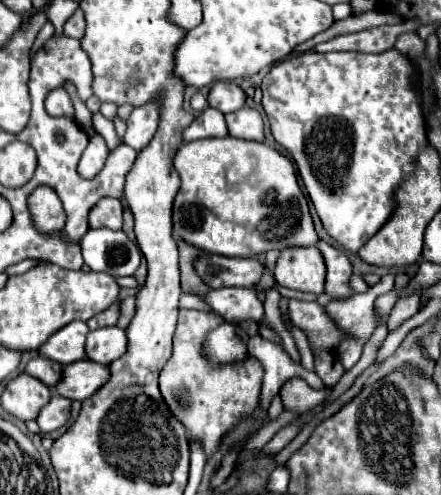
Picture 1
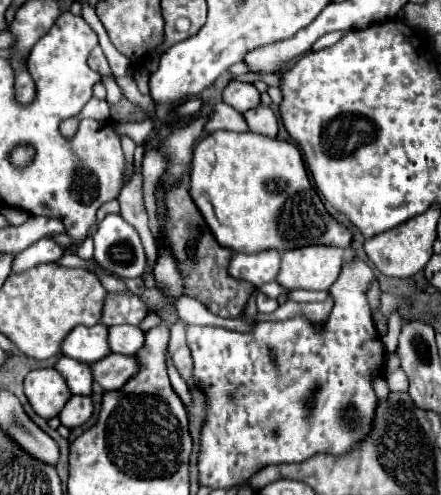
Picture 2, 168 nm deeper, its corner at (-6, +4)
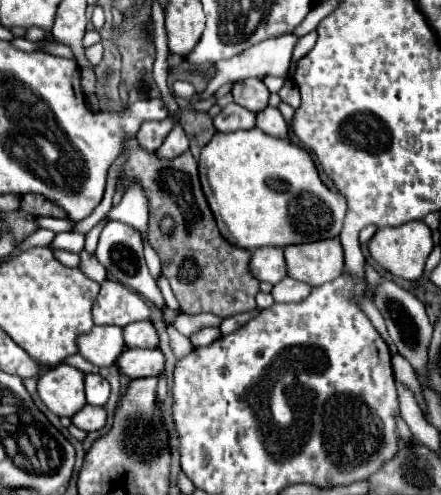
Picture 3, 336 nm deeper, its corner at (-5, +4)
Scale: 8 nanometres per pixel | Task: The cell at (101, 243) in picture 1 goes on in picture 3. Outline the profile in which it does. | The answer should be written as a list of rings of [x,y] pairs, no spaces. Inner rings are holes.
[[[109,221],[109,223],[103,227],[103,231],[101,231],[99,247],[97,247],[97,255],[95,255],[95,257],[97,257],[97,261],[107,269],[107,273],[109,273],[115,281],[123,283],[125,287],[131,287],[133,291],[137,291],[139,295],[143,295],[147,301],[155,303],[155,305],[163,311],[165,323],[167,323],[167,325],[173,325],[173,321],[175,321],[175,317],[177,317],[177,311],[173,311],[173,309],[169,309],[169,307],[165,305],[163,295],[161,295],[161,291],[157,289],[157,283],[155,283],[155,279],[151,277],[151,273],[149,273],[149,269],[147,269],[147,263],[145,263],[145,259],[143,259],[143,241],[141,241],[139,233],[137,233],[133,227],[121,223],[121,221]]]

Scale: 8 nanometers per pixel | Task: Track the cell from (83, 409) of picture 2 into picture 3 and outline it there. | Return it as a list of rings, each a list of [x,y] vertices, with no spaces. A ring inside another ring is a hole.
[[[87,405],[85,409],[81,409],[81,413],[73,415],[73,425],[87,431],[87,433],[103,429],[105,423],[107,423],[107,411],[103,407]]]

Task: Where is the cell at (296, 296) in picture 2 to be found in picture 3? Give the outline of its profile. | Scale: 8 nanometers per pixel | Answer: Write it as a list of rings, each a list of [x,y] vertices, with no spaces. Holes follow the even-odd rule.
[[[285,277],[283,281],[279,281],[271,295],[275,301],[303,301],[307,295],[309,295],[311,287],[303,281],[297,281],[293,277]]]

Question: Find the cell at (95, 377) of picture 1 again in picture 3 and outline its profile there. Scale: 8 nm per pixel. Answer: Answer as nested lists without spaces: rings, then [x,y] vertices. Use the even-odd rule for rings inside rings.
[[[129,349],[121,355],[117,367],[131,379],[157,377],[165,369],[165,355],[161,349]]]

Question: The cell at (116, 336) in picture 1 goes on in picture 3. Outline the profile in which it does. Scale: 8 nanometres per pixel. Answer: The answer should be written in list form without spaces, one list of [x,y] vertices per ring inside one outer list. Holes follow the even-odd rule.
[[[149,319],[123,327],[123,335],[127,347],[159,347],[159,333]]]

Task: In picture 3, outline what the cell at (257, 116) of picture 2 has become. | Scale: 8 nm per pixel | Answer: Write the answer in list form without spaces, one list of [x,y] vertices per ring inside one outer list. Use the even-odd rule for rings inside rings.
[[[267,107],[267,109],[257,113],[257,127],[263,133],[279,137],[279,139],[287,137],[287,133],[289,133],[289,125],[285,123],[283,115],[279,113],[279,109],[275,109],[275,107]]]

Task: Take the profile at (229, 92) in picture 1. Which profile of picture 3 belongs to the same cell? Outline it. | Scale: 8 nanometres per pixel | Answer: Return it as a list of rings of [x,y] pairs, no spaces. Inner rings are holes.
[[[245,79],[235,83],[233,87],[233,99],[237,105],[249,109],[249,111],[261,111],[267,107],[269,101],[269,89],[261,79]]]

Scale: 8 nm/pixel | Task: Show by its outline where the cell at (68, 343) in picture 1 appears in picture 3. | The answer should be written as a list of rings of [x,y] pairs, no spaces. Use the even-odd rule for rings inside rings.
[[[113,325],[95,327],[89,335],[81,335],[77,345],[79,345],[79,353],[87,361],[99,367],[109,367],[123,353],[123,347],[125,347],[123,329]]]

